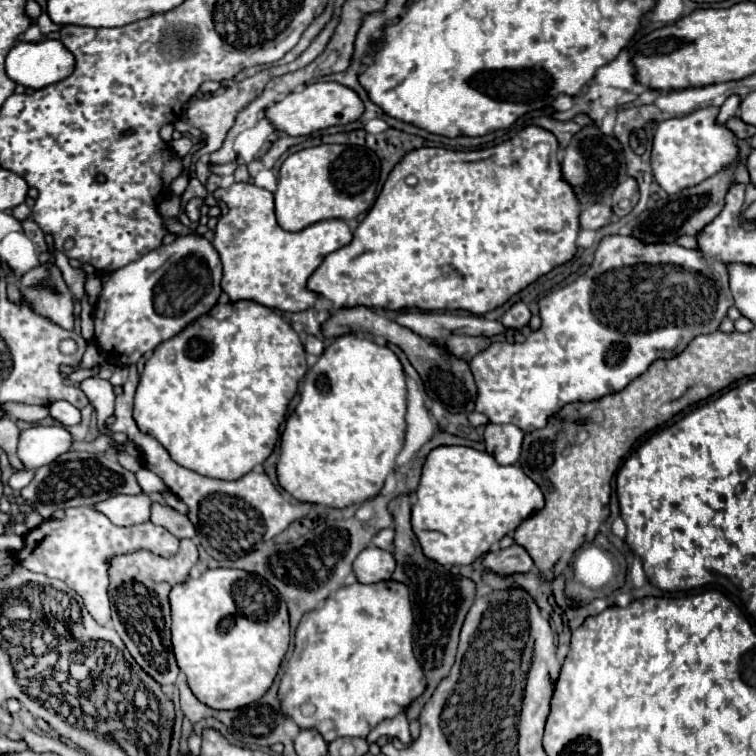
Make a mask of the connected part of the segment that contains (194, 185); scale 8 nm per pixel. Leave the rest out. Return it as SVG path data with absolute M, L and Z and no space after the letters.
M190 178L189 184L181 196L181 208L184 209L191 198L206 198L207 194L205 186L197 178Z

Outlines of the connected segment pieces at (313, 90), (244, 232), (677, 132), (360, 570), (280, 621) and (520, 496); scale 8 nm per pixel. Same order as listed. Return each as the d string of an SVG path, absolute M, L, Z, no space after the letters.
M315 82L305 86L301 92L287 94L281 102L265 108L267 120L281 132L289 136L309 136L315 130L323 130L337 124L349 124L363 114L361 98L351 90L337 82Z
M249 182L217 188L215 200L223 200L229 212L219 218L213 246L223 262L221 288L229 300L253 300L281 312L299 312L311 308L319 294L307 290L307 278L323 262L323 258L353 240L353 232L345 220L329 218L315 222L299 232L283 230L275 220L273 194Z
M705 106L685 114L681 118L663 120L653 134L653 150L651 150L651 168L655 182L667 194L677 194L689 186L703 182L705 178L731 168L737 162L739 146L735 134L717 122L719 108Z
M377 546L365 548L353 562L353 572L361 584L375 584L381 580L389 580L395 570L395 562L389 550L381 550Z
M213 568L213 570L203 572L199 578L187 578L185 582L173 586L173 590L169 594L169 604L171 604L171 618L173 618L173 624L171 624L173 652L175 652L175 658L177 658L181 672L187 676L187 684L189 684L191 692L197 696L197 700L201 700L203 704L207 704L215 710L235 710L235 708L257 702L271 688L271 684L279 672L279 666L285 658L289 640L291 640L289 638L289 614L287 614L287 606L285 606L283 598L259 574L251 574L251 572L235 570L235 568Z
M439 446L423 466L411 516L413 532L427 558L443 566L473 564L491 544L511 534L525 514L545 504L541 494L541 488L515 464L501 466L491 454L465 446Z

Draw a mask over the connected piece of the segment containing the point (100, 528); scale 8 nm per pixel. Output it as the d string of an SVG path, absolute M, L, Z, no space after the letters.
M91 506L65 508L65 518L61 520L43 520L41 526L29 530L23 538L23 548L15 552L17 562L31 570L41 572L49 578L63 580L71 590L75 590L83 602L87 612L101 624L109 624L111 608L109 608L109 562L115 556L131 554L137 550L149 550L157 556L171 558L179 550L179 540L173 538L165 528L155 526L153 522L143 522L137 526L115 526L105 514L97 512Z

